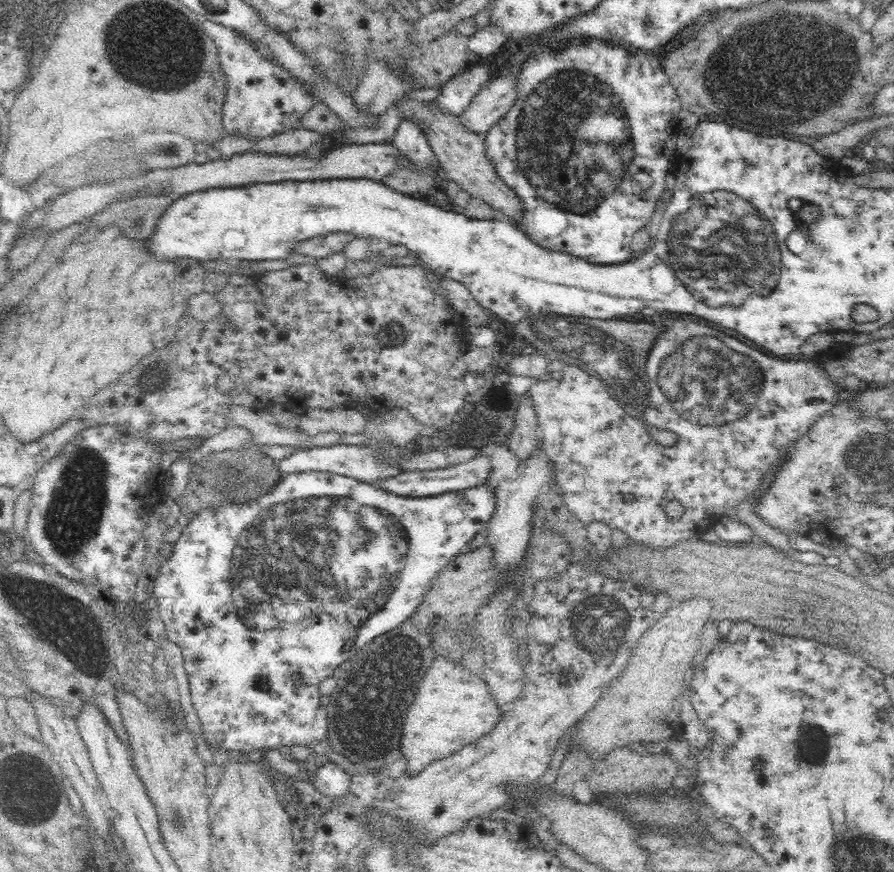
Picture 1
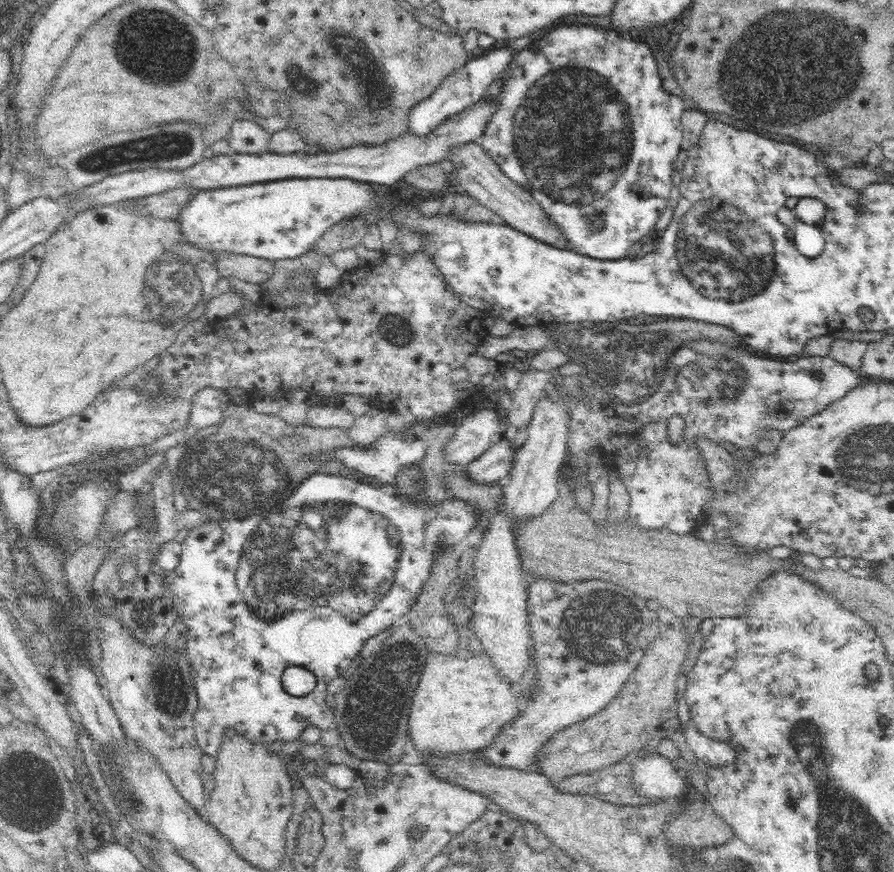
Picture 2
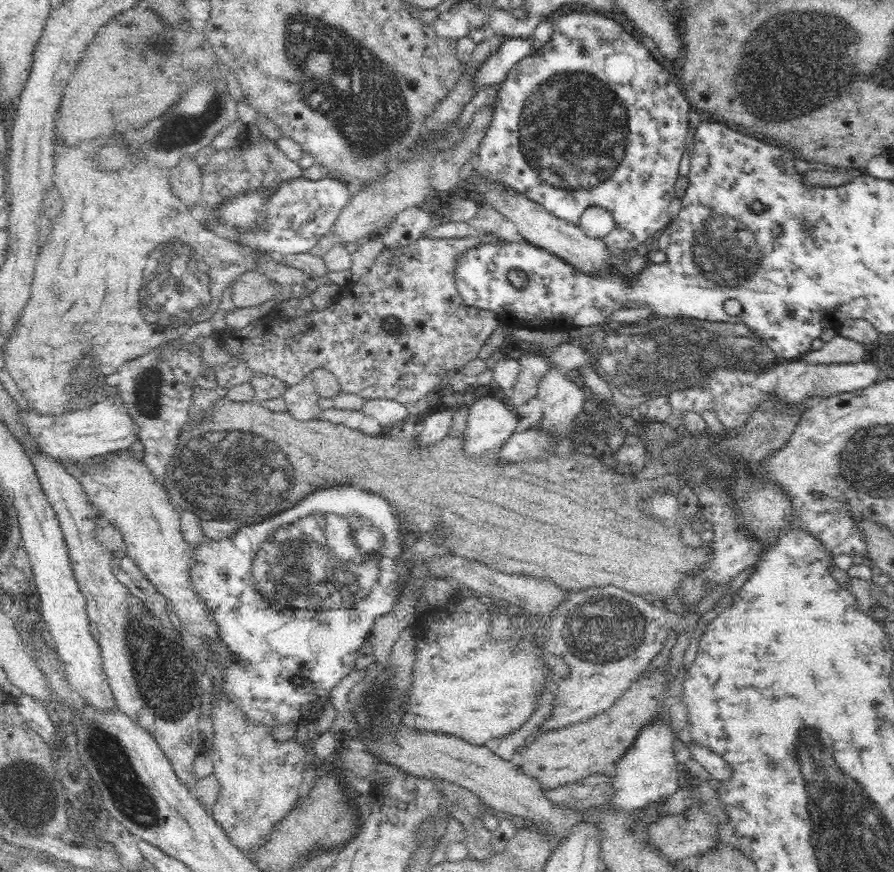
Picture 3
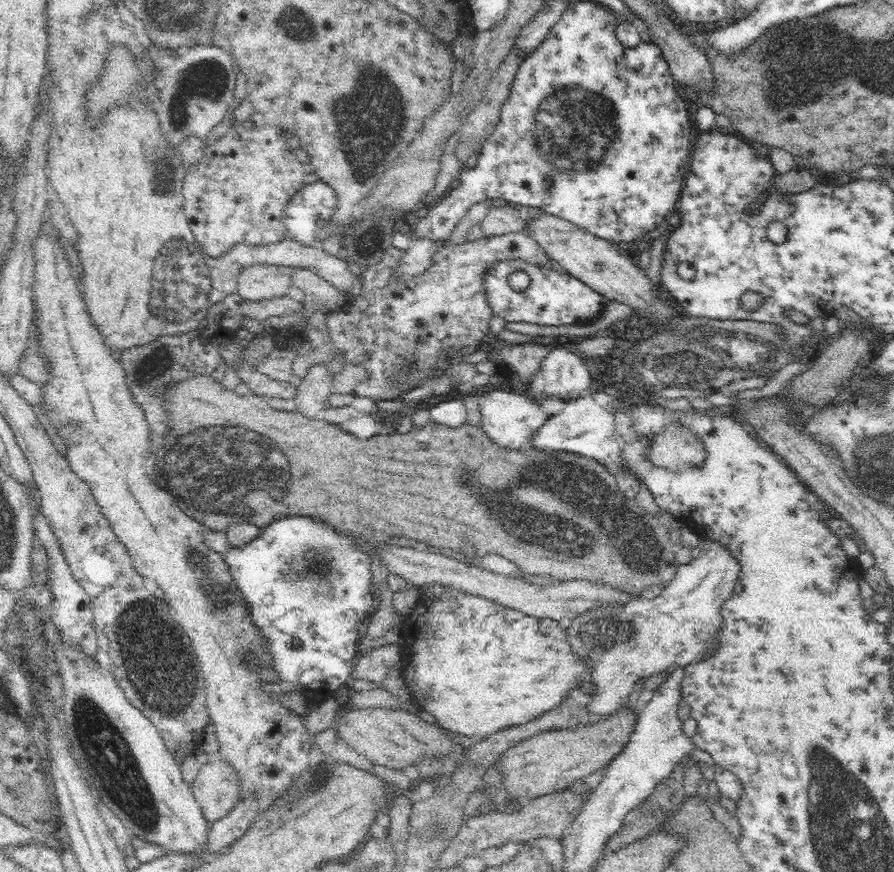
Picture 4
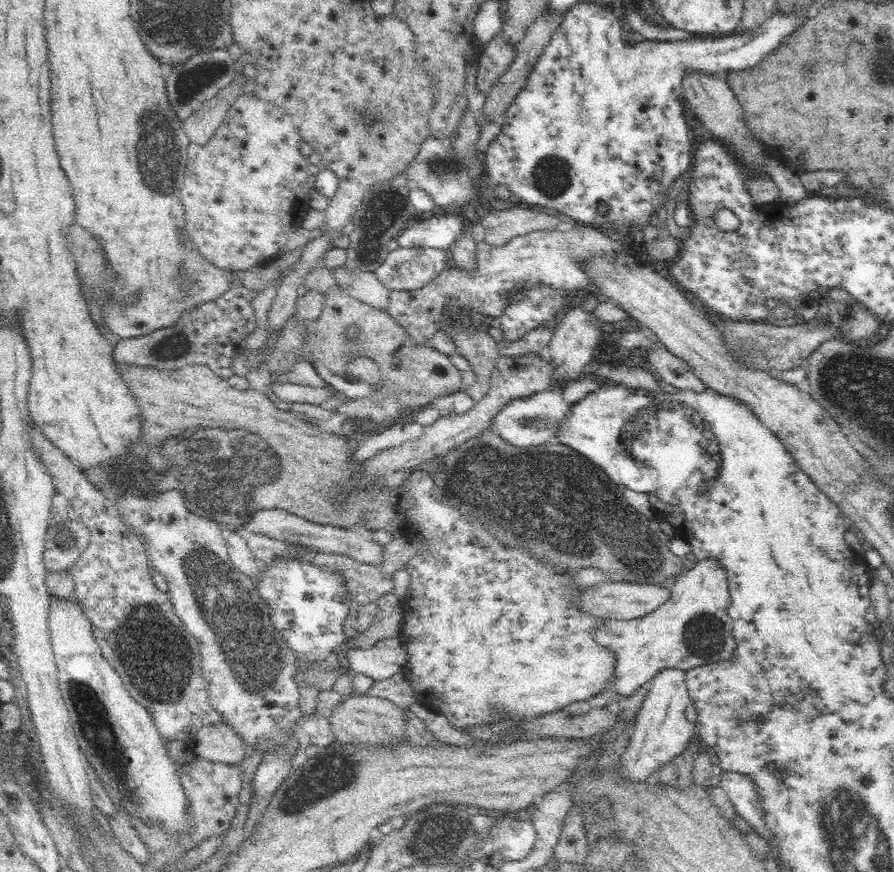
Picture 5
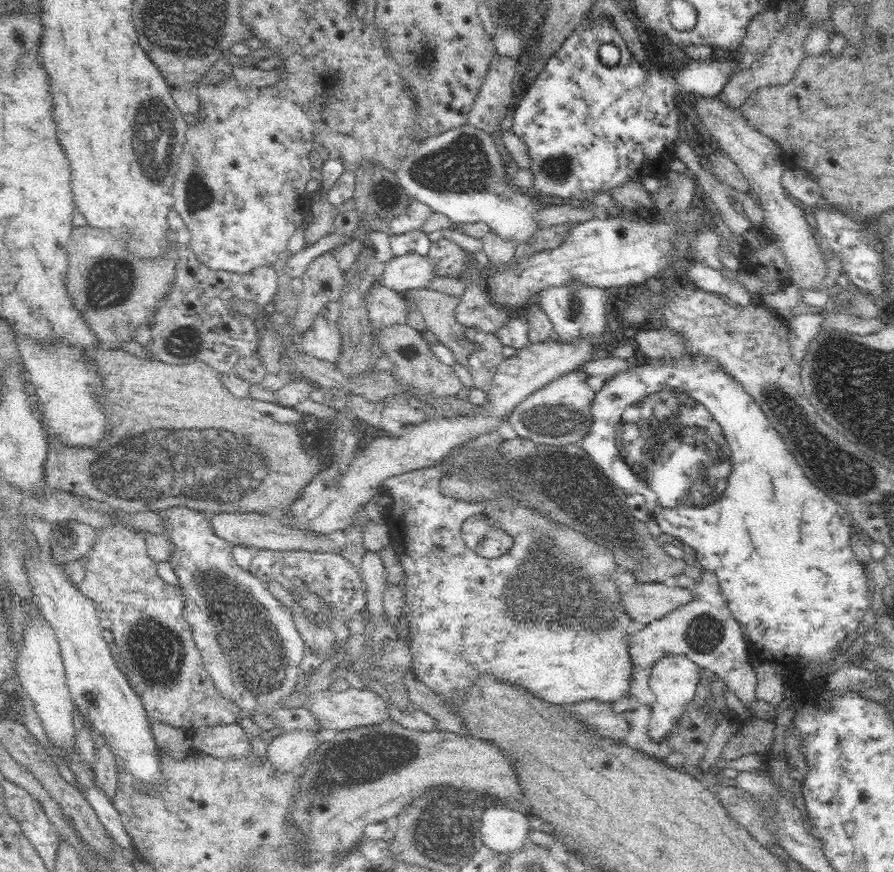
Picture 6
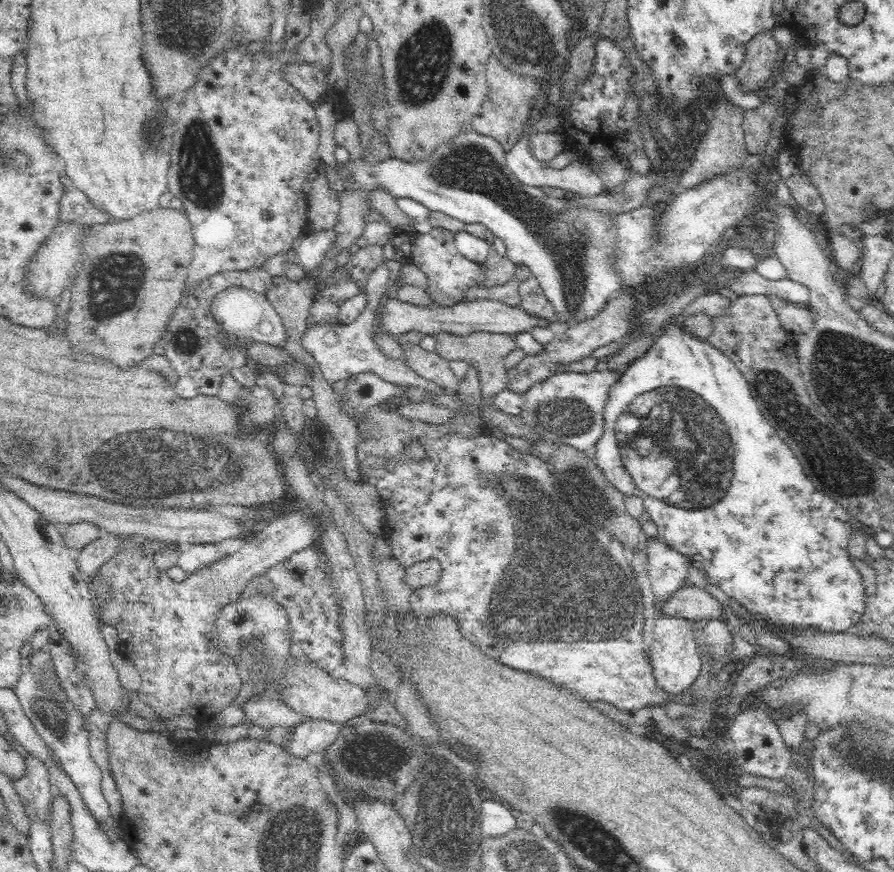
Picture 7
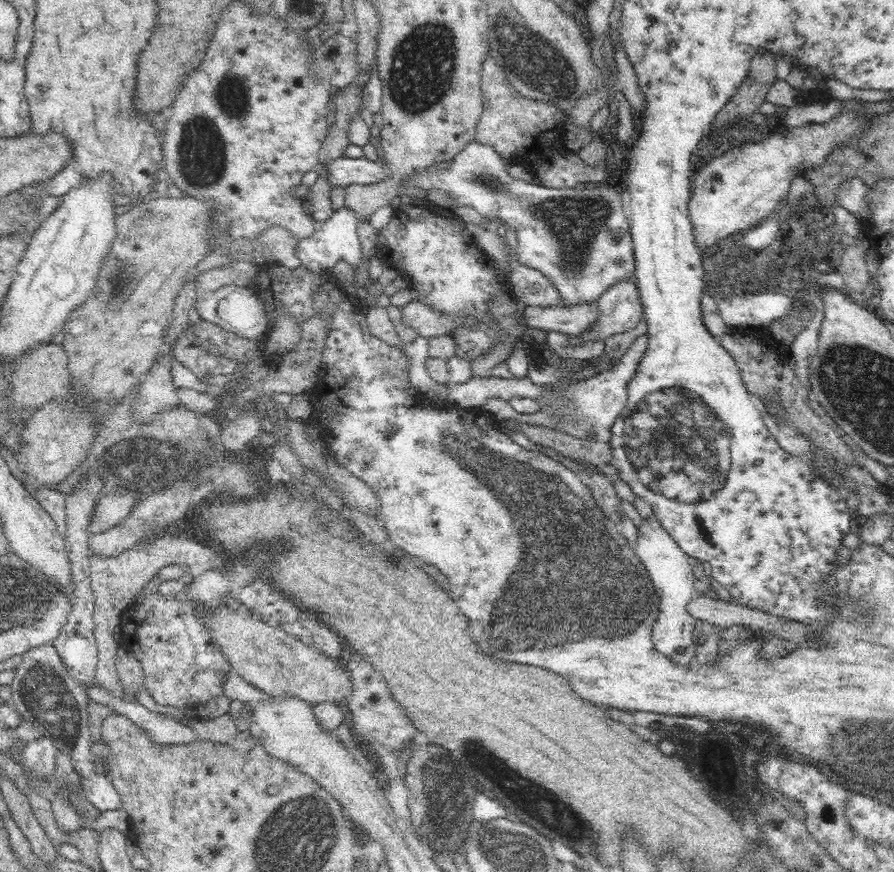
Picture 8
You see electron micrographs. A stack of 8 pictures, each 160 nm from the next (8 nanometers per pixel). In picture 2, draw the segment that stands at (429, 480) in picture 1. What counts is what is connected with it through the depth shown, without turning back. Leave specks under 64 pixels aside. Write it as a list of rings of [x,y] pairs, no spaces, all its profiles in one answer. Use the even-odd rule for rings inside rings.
[[[501,436],[480,458],[476,458],[468,466],[467,475],[472,481],[482,485],[492,485],[497,481],[504,482],[514,466],[516,452],[518,449]]]

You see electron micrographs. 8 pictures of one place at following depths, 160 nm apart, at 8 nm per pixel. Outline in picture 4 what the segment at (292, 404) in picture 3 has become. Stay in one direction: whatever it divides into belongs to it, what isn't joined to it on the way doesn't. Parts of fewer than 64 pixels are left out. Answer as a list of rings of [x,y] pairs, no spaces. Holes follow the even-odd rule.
[[[324,363],[315,364],[308,369],[307,375],[297,386],[294,397],[299,413],[308,419],[320,416],[324,402],[333,392],[333,376]]]

